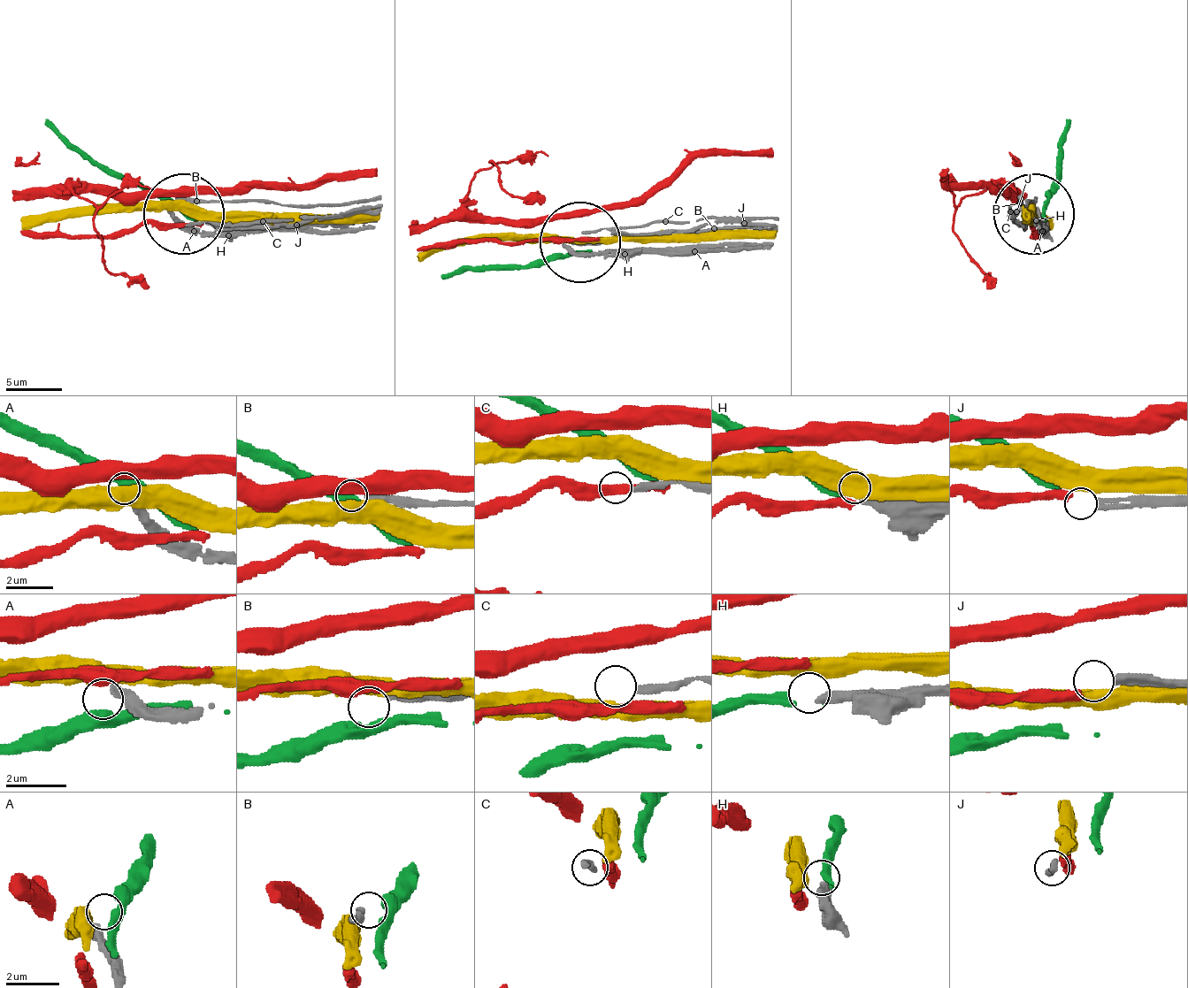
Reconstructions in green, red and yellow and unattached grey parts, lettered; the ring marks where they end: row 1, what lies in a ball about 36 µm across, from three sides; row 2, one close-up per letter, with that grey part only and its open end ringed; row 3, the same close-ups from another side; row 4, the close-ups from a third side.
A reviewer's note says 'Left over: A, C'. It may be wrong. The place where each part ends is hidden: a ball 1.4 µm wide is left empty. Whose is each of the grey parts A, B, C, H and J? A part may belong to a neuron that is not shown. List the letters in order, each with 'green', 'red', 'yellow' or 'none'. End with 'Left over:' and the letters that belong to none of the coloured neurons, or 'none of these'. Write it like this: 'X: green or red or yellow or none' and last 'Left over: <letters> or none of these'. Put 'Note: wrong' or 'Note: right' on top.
Note: wrong
A: none
B: none
C: none
H: green
J: red
Left over: A, B, C

